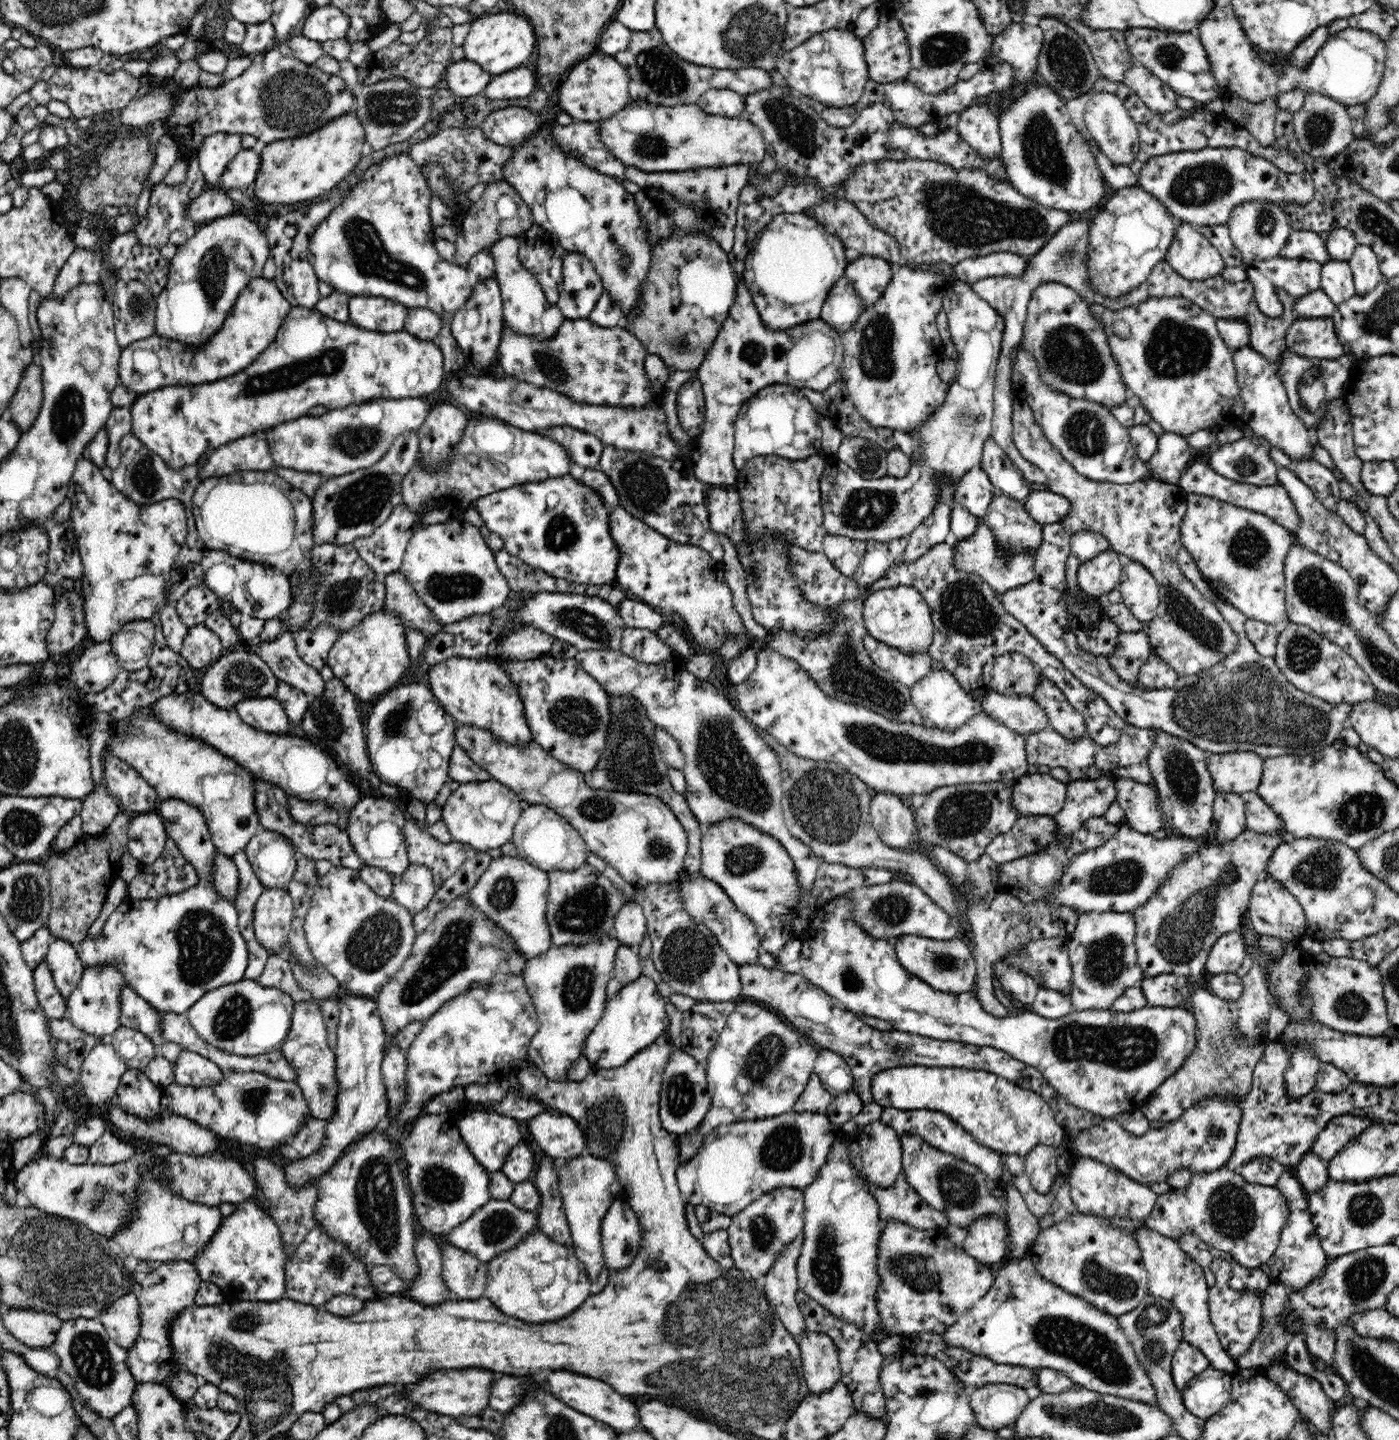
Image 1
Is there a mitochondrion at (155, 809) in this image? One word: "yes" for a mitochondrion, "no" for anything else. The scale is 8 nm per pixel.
no

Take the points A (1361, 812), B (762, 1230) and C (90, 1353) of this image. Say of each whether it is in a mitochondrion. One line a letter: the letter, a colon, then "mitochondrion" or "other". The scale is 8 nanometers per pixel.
A: mitochondrion
B: mitochondrion
C: mitochondrion

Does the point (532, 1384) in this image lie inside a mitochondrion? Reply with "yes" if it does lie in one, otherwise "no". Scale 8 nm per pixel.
no

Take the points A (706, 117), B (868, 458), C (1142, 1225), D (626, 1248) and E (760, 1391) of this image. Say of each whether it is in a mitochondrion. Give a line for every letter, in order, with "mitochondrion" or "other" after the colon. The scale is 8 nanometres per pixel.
A: other
B: mitochondrion
C: other
D: mitochondrion
E: mitochondrion

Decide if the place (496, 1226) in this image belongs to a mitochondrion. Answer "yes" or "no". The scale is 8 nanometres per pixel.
yes

